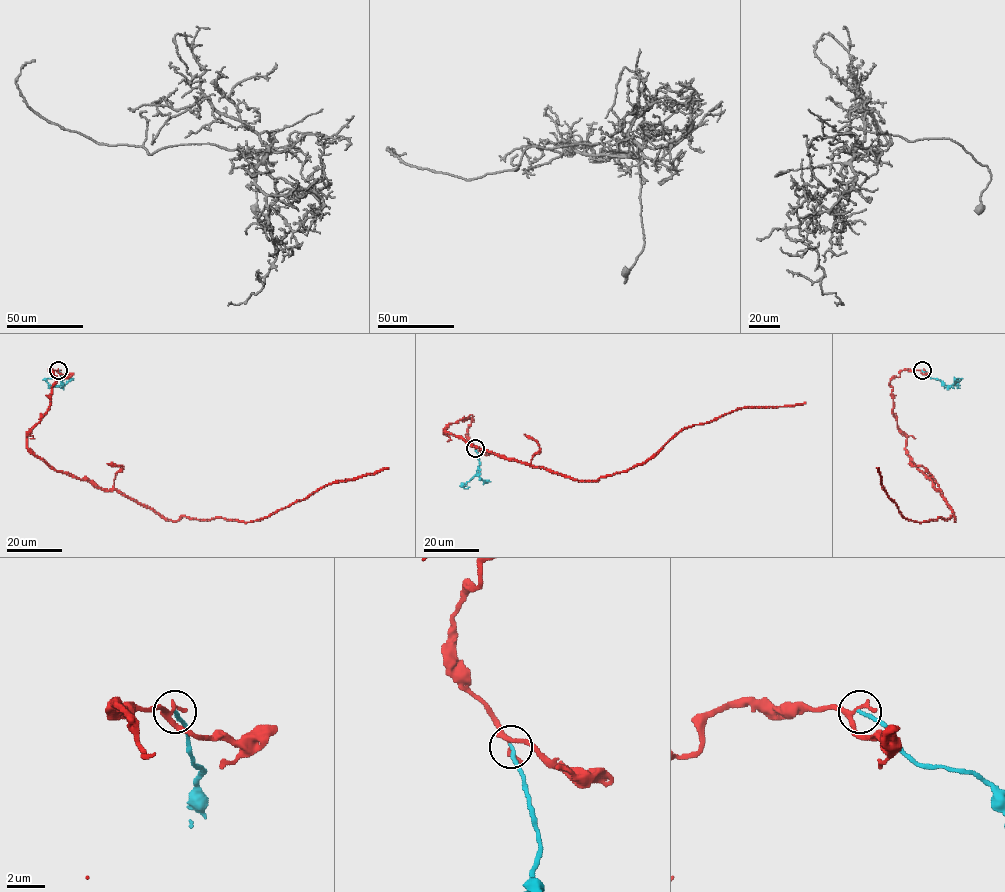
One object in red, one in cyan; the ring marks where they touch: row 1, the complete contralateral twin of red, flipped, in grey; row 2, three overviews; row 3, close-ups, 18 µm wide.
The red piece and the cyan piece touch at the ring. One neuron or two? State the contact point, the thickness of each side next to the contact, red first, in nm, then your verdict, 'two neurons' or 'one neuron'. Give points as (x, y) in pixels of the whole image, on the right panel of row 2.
place (922, 370); calibres 240 and 190 nm; two neurons

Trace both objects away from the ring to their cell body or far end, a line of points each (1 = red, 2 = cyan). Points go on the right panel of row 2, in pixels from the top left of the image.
1: (922, 370), (902, 370), (891, 379), (892, 415), (910, 459), (955, 520), (906, 519), (877, 467)
2: (922, 370), (947, 386), (955, 386), (961, 379)

